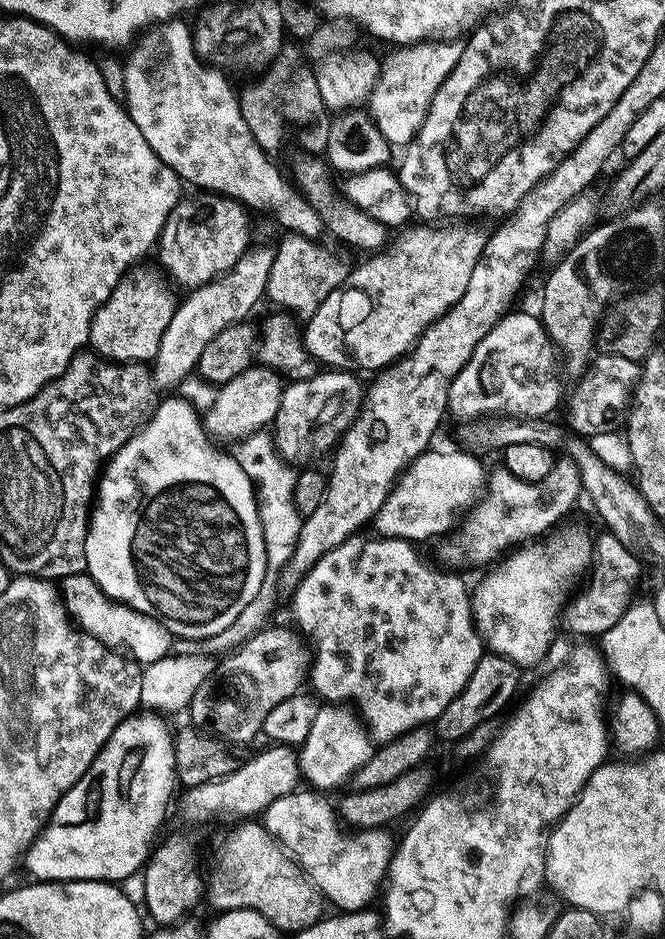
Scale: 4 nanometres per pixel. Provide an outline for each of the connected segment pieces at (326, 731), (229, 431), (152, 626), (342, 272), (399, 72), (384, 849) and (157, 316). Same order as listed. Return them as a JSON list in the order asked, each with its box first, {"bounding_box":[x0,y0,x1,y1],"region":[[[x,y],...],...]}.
[{"bounding_box":[299,705,375,792],"region":[[[321,705],[308,735],[299,745],[300,775],[307,785],[317,791],[328,792],[326,790],[350,780],[375,752],[375,745],[363,723],[355,715],[346,716],[346,712],[343,705]]]},{"bounding_box":[203,364,284,441],"region":[[[252,364],[232,378],[230,382],[221,385],[210,408],[205,410],[203,424],[205,431],[215,439],[226,438],[241,441],[269,427],[277,416],[284,382],[280,374],[261,364]]]},{"bounding_box":[62,574,174,666],"region":[[[87,574],[64,577],[62,603],[67,608],[69,617],[74,618],[75,623],[83,631],[98,638],[107,648],[119,650],[126,642],[130,646],[127,655],[141,666],[158,662],[173,651],[174,637],[168,631],[167,623],[161,622],[155,616],[143,616],[140,612],[135,612],[133,608],[127,608],[125,604],[117,604]]]},{"bounding_box":[265,233,349,321],"region":[[[287,233],[275,247],[274,260],[268,276],[265,297],[278,306],[294,312],[301,321],[315,314],[323,300],[347,278],[349,265],[344,265],[332,252],[327,252],[322,243],[296,233]]]},{"bounding_box":[368,41,463,148],"region":[[[424,41],[399,47],[383,61],[380,76],[369,96],[368,113],[390,145],[402,148],[415,139],[434,94],[458,64],[463,49],[460,42]]]},{"bounding_box":[262,788,394,911],"region":[[[297,788],[290,794],[274,799],[263,812],[262,823],[329,903],[331,901],[338,906],[339,911],[363,911],[371,905],[369,903],[375,896],[378,886],[381,887],[387,877],[394,851],[394,840],[391,840],[389,834],[382,828],[348,833],[352,836],[343,834],[343,827],[339,824],[340,820],[333,803],[331,806],[324,798],[327,797],[313,789]]]},{"bounding_box":[88,266,178,364],"region":[[[144,266],[137,267],[120,279],[110,298],[106,298],[90,322],[88,344],[91,351],[113,364],[144,364],[154,360],[162,334],[178,305],[168,293],[169,285],[161,280],[154,273],[147,272]]]}]

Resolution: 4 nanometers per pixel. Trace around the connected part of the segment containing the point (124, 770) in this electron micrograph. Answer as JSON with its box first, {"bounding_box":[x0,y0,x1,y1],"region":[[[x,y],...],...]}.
{"bounding_box":[22,710,178,882],"region":[[[144,710],[127,716],[114,734],[102,746],[98,758],[94,758],[92,768],[66,790],[52,812],[48,825],[36,836],[22,857],[22,868],[29,872],[36,882],[63,882],[66,880],[107,880],[124,882],[127,876],[141,871],[148,863],[154,848],[156,830],[168,812],[168,803],[177,795],[178,781],[174,766],[173,729],[163,715]]]}

